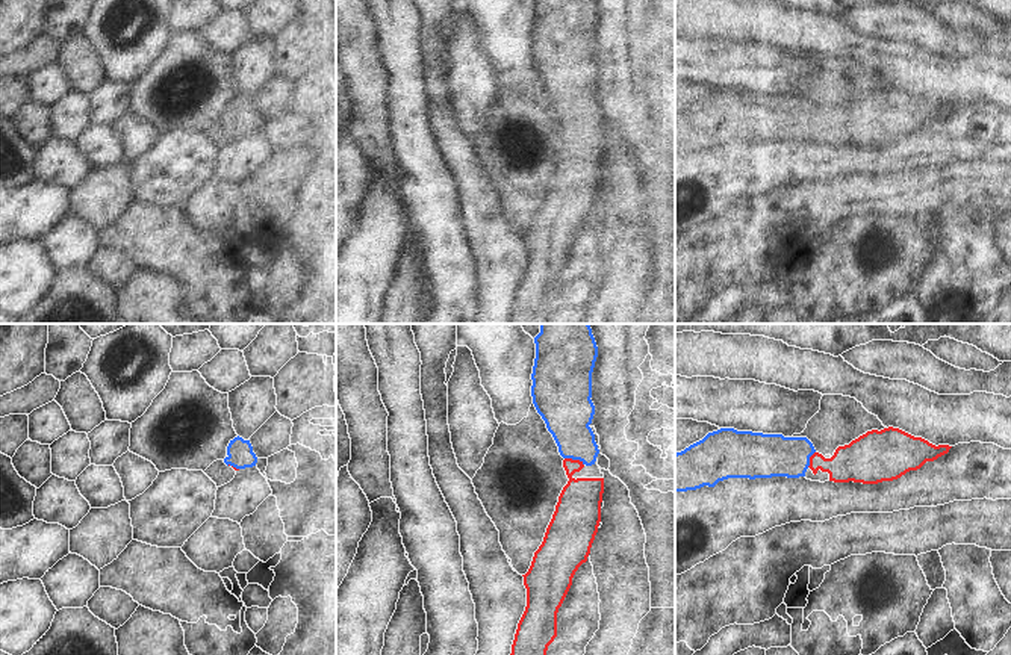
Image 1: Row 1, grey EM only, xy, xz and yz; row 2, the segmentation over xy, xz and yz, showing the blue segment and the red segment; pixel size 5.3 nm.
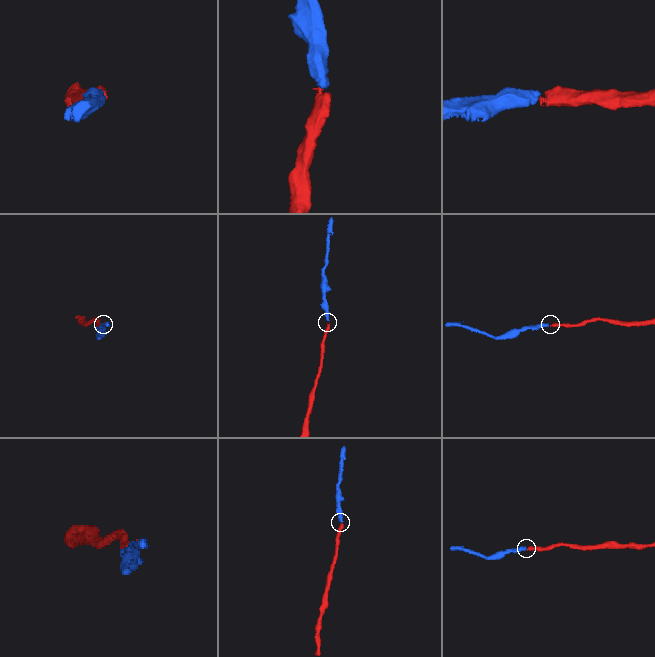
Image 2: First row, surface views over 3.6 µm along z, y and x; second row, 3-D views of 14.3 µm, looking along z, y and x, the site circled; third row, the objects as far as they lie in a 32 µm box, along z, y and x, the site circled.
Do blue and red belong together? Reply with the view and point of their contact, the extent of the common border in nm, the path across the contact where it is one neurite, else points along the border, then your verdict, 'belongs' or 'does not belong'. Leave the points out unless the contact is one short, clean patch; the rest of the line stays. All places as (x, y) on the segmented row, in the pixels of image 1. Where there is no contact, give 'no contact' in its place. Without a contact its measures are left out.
meets blue in xz at (574, 459); contact 110 nm long; runs through xz (568, 413), (574, 437), (574, 459), (571, 480), (578, 505); belongs

